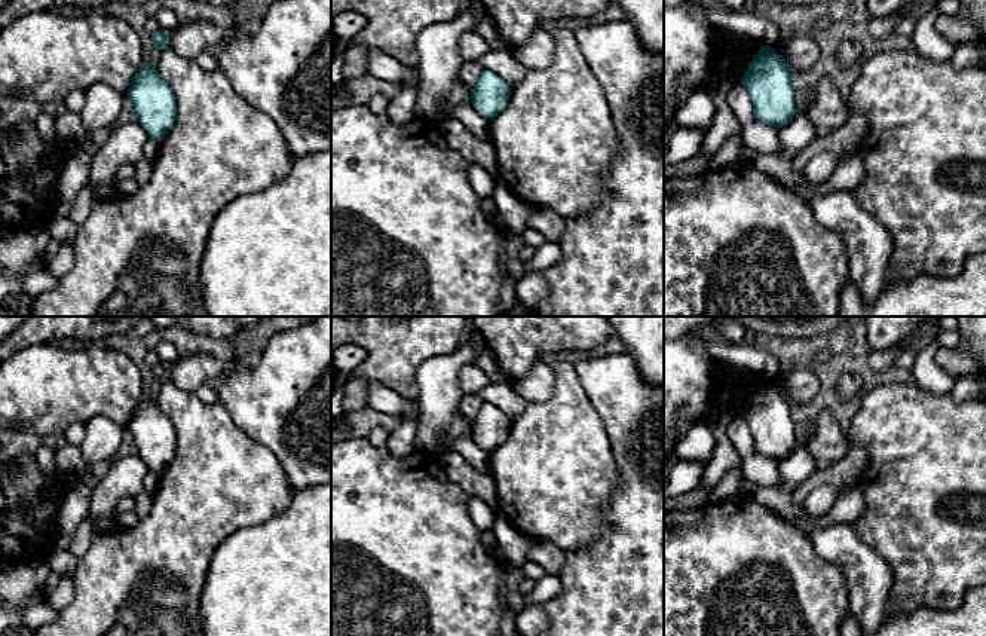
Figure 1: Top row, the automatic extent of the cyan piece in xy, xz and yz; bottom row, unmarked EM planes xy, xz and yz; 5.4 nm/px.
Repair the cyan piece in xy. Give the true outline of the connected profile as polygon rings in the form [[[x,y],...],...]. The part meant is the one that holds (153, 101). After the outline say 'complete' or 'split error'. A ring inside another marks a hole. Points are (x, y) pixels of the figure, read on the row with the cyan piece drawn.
[[[154,62],[140,68],[126,95],[140,125],[150,138],[160,141],[174,125],[177,103],[172,89],[157,73]]] | complete

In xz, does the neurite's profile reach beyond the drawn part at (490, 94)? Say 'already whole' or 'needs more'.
already whole

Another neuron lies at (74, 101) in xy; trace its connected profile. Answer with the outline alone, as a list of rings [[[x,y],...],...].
[[[73,91],[64,100],[65,110],[80,113],[85,106],[85,92]]]

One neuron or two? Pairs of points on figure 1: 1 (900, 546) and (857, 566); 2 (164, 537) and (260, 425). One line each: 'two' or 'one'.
1: two
2: two

